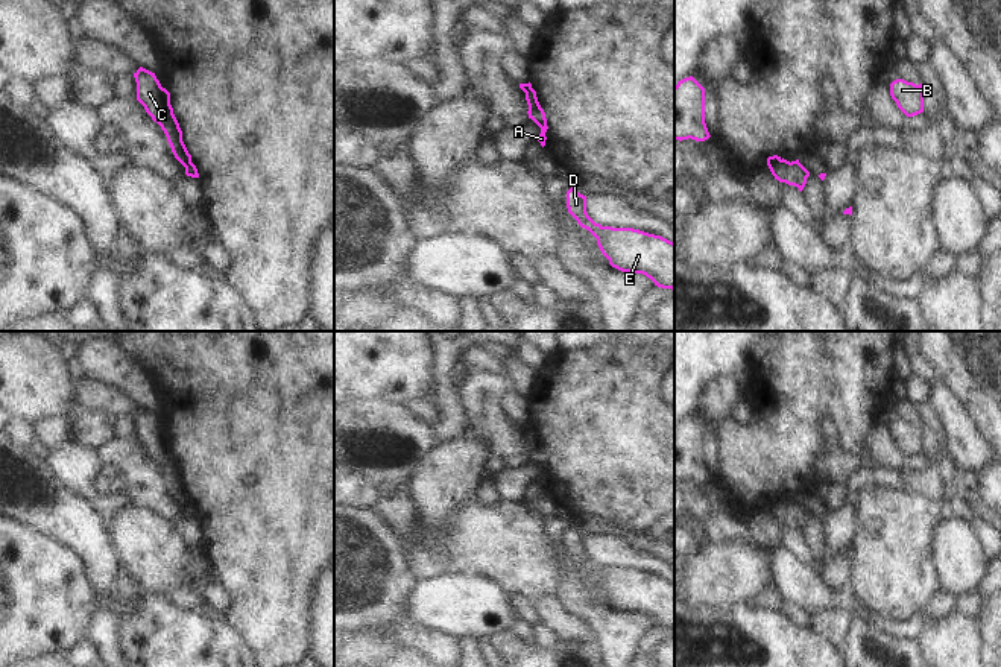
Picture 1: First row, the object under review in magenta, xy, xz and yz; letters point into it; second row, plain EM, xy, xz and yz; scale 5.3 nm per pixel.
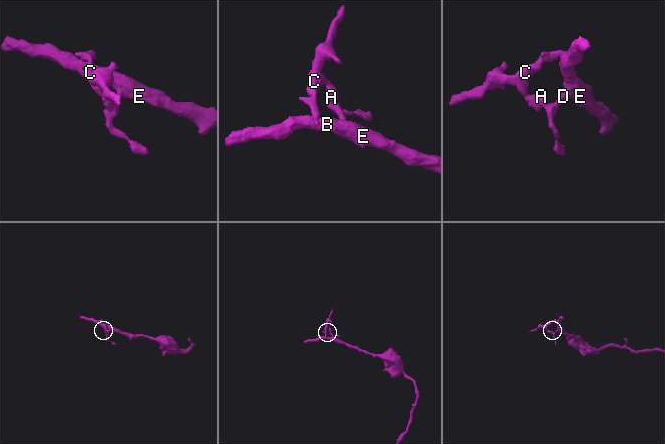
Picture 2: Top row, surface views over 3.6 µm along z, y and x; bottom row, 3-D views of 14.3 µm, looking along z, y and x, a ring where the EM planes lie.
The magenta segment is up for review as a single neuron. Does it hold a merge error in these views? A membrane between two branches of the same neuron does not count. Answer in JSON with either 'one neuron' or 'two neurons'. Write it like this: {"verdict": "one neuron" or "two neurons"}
{"verdict": "two neurons"}

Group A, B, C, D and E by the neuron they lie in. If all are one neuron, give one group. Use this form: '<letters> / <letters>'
A B D E / C

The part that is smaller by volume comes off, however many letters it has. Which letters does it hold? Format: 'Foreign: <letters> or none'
Foreign: C

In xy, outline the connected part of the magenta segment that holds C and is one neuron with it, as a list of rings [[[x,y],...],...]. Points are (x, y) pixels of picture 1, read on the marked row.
[[[143,67],[134,73],[134,77],[137,82],[137,100],[164,131],[175,158],[187,167],[191,164],[191,155],[182,141],[182,131],[170,105],[170,93],[161,87],[155,73]]]

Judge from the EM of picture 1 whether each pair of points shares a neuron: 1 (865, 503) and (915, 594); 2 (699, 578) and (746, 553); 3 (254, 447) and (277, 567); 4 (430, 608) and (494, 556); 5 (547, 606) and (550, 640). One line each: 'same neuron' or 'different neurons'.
1: same neuron
2: same neuron
3: same neuron
4: different neurons
5: different neurons

